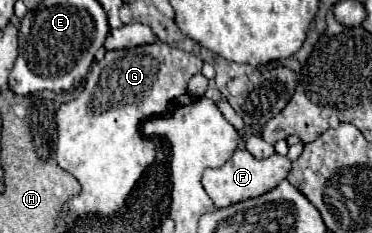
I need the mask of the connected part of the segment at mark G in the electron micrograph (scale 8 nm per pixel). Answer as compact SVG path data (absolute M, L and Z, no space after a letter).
M161 40L125 50L109 50L101 62L95 62L91 66L85 78L83 92L75 100L61 104L55 114L59 134L57 164L69 174L73 174L81 184L81 192L69 200L71 212L75 212L77 216L113 216L117 210L121 210L121 206L125 206L125 200L133 190L135 182L141 178L143 170L155 160L155 144L143 136L141 124L153 116L163 114L171 100L185 94L187 82L191 80L191 76L201 72L201 66L203 60L199 56L187 54Z

